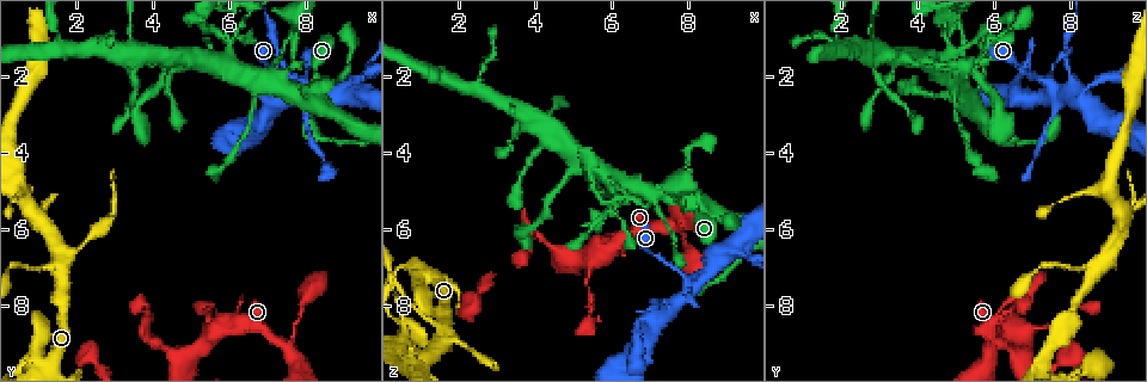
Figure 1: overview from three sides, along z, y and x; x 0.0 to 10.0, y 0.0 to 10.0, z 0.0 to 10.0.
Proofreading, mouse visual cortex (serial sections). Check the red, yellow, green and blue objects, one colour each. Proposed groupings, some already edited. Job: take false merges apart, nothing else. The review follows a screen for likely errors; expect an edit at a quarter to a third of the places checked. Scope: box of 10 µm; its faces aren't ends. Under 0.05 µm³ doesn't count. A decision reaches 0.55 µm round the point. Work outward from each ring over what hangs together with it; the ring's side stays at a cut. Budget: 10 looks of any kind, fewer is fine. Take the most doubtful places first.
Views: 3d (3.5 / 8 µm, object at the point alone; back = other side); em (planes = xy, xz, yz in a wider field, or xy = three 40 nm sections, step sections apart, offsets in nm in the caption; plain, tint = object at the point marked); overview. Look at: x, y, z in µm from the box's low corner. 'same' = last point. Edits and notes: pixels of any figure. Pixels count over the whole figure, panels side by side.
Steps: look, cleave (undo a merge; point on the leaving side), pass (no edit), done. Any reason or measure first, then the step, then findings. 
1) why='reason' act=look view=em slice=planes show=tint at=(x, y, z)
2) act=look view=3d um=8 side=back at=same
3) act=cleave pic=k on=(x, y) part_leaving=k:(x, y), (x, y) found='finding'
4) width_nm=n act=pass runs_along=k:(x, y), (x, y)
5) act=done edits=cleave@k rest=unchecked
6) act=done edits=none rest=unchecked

why='small branch off a trunk' act=look view=3d um=8 at=(1.65, 6.75, 8.90)

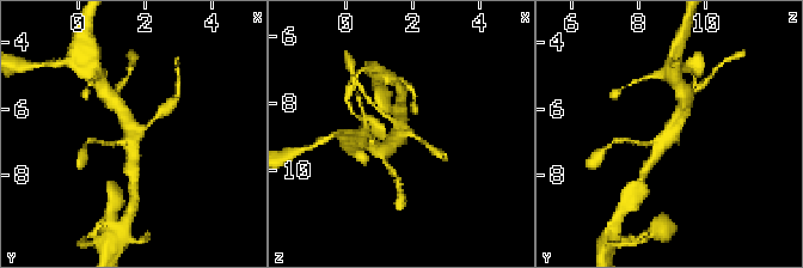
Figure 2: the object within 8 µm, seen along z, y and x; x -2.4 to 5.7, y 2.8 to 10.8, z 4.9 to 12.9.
arms=4 arm_widths_nm=100,150,300,350 why='now the EM' act=look view=em slice=xy step=3 show=tint at=same

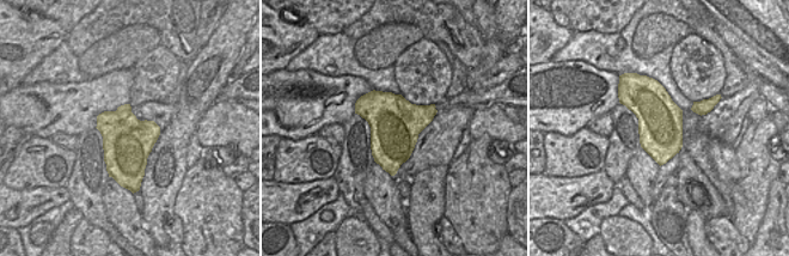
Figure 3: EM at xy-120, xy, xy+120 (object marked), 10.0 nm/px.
act=cleave pic=2 on=(161, 111) part_leaving=2:(148, 126), (176, 98), (177, 90) found='a second cell is stuck on'

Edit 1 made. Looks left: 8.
why='sharp bend' act=look view=3d um=3.5 at=(7.60, 9.05, 5.90)

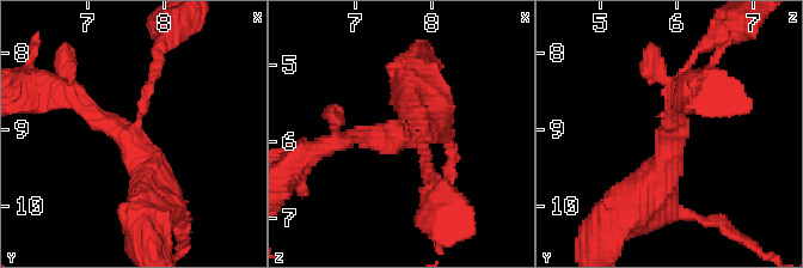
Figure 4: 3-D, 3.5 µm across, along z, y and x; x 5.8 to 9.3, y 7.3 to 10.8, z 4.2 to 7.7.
arms=3 arm_widths_nm=100,200,400 why='now the EM' act=look view=em slice=xy step=5 show=plain at=(7.60, 9.05, 5.90)

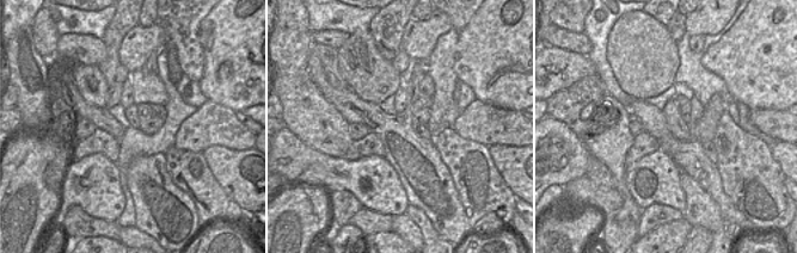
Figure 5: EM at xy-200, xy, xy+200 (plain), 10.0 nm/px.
why='with the object marked' act=look view=em slice=xy step=5 show=tint at=same

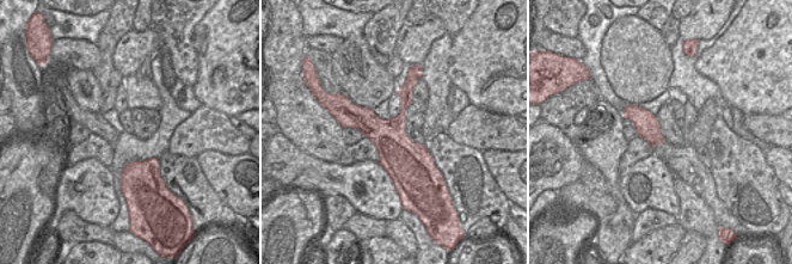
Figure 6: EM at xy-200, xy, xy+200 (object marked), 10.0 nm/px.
act=pass runs_along=4:(68, 85), (130, 133), (145, 203) found='one cell here'

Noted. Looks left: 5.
why='arms run side by side' act=look view=3d um=3.5 at=(7.00, 2.20, 4.95)

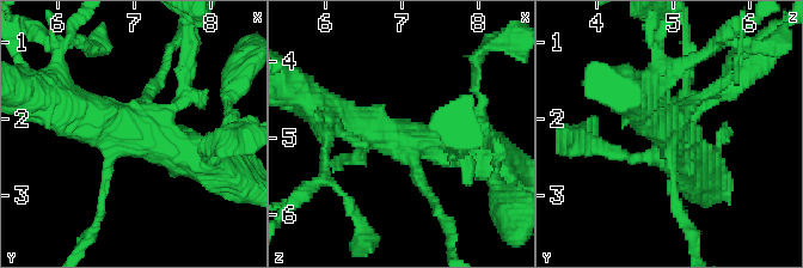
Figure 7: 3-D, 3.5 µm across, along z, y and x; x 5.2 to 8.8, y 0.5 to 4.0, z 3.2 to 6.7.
act=look view=em slice=xy step=2 show=plain at=(7.05, 2.15, 5.00)

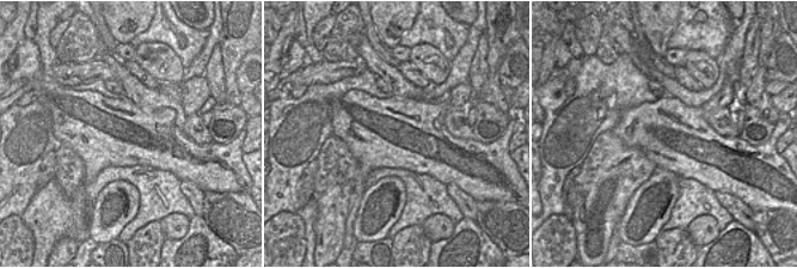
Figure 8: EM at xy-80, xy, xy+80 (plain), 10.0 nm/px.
why='where the object lies' act=look view=em slice=xy step=2 show=tint at=same

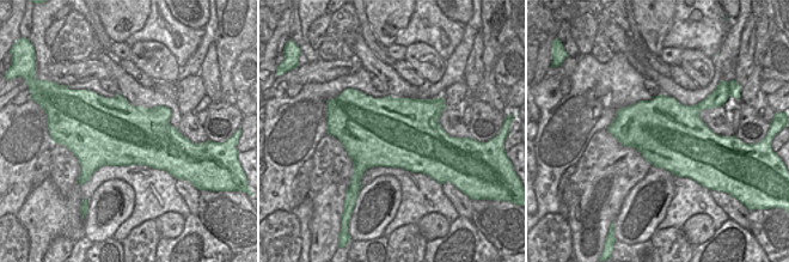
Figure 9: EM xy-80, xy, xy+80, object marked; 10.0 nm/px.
width_nm=700 act=pass runs_along=7:(209, 151), (191, 154), (66, 103) found='continuous, no second cell'

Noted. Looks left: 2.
act=done edits=cleave@2 rest=unchecked

